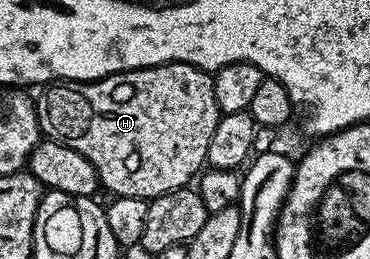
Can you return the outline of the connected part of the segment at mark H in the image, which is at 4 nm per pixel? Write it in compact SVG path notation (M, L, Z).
M159 64L153 68L132 68L129 72L115 72L104 76L101 80L65 80L53 82L43 89L39 97L35 97L36 117L40 123L41 133L49 140L57 140L59 144L70 146L70 150L78 150L82 158L86 158L96 168L101 185L112 191L113 197L133 196L149 201L154 196L161 196L193 183L194 177L205 167L208 159L210 138L214 138L214 126L218 126L222 115L218 102L214 98L214 79L205 69L195 68L192 64Z

